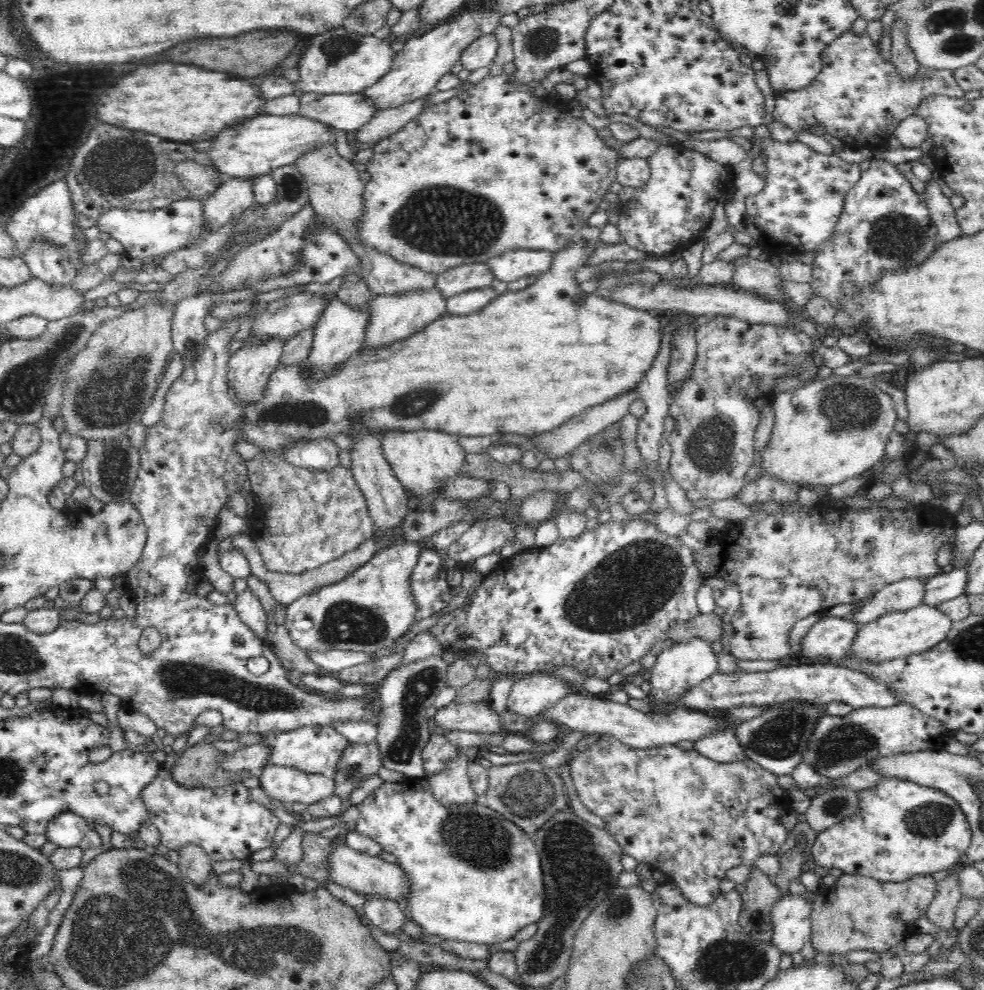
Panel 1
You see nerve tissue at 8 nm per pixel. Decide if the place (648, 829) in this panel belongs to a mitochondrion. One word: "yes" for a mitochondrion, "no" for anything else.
no

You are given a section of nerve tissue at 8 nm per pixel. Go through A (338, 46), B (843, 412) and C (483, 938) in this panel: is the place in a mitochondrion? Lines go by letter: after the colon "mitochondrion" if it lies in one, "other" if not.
A: mitochondrion
B: mitochondrion
C: other

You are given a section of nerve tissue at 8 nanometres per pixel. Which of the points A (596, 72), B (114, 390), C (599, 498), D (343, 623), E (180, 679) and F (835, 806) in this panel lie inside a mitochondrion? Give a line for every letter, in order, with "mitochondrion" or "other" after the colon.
A: other
B: mitochondrion
C: other
D: mitochondrion
E: mitochondrion
F: mitochondrion

